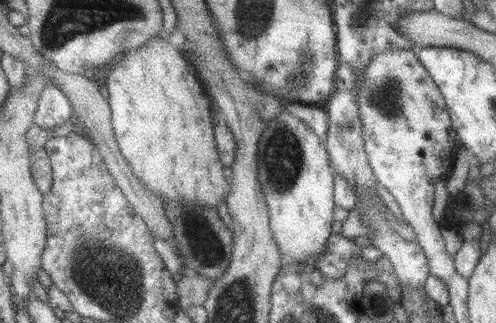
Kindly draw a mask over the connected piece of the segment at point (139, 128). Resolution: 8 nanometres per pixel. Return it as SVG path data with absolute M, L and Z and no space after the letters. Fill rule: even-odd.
M165 34L151 38L145 46L138 50L126 52L120 56L114 63L113 69L108 76L107 88L109 89L109 105L111 106L111 123L117 140L119 149L128 161L128 164L133 170L134 176L141 179L142 184L147 186L148 190L157 193L159 197L165 202L191 202L204 208L219 208L223 200L227 198L228 182L224 177L224 165L220 160L219 150L215 141L215 132L213 125L213 109L210 105L210 97L206 88L199 81L195 68L186 60L182 50L175 48L169 43L169 39Z

